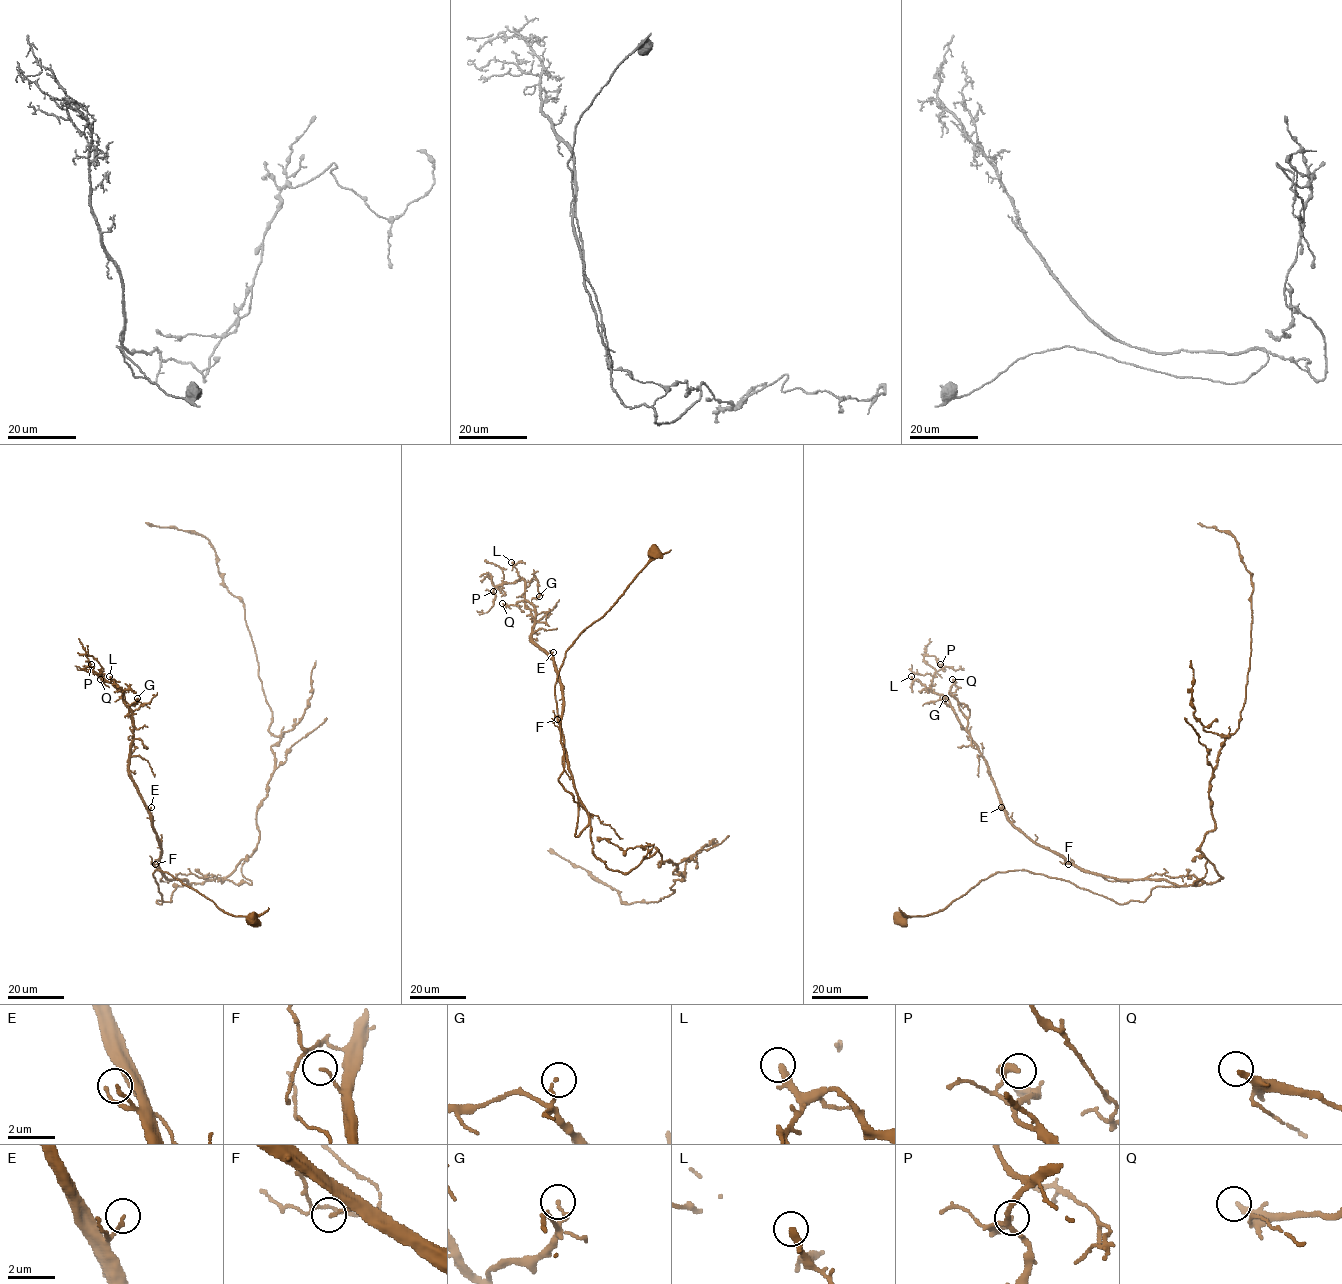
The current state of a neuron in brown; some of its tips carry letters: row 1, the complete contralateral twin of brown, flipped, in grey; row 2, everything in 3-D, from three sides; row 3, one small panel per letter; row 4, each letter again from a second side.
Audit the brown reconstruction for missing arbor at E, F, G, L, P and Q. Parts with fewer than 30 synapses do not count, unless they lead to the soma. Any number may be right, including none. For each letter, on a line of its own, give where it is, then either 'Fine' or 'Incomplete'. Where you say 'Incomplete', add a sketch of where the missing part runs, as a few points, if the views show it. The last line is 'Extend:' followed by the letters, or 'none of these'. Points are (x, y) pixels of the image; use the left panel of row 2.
E: Place: (151, 807). Fine
F: Place: (155, 864). Fine
G: Place: (137, 698). Fine
L: Place: (109, 676). Fine
P: Place: (91, 664). Fine
Q: Place: (100, 679). Incomplete. Course of what is missing: (100, 679), (84, 673), (74, 659), (72, 650), (68, 652)
Extend: Q

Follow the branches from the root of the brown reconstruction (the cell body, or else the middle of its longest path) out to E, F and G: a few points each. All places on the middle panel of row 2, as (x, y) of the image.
E: (654, 551), (566, 652), (555, 685), (558, 782), (578, 803), (577, 836), (588, 817), (565, 749), (553, 652)
F: (654, 551), (566, 652), (555, 685), (564, 761), (558, 782), (578, 803), (577, 836), (588, 812), (557, 719)
G: (654, 551), (555, 685), (577, 836), (588, 817), (562, 686), (531, 640), (539, 596)

